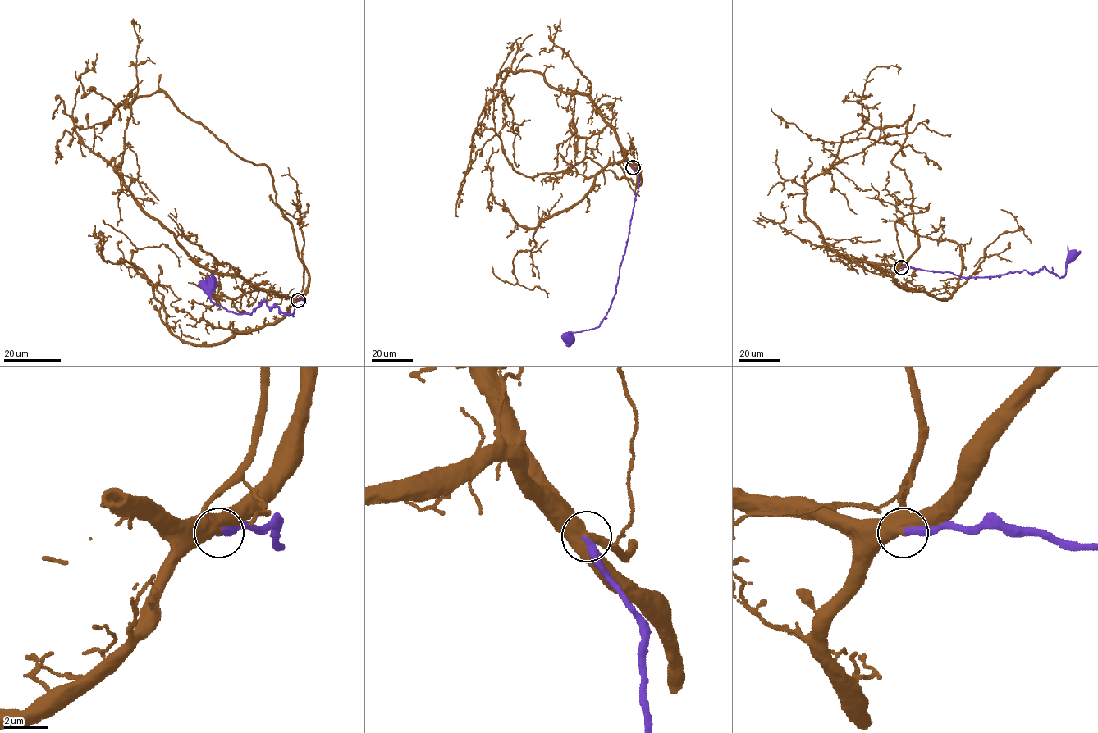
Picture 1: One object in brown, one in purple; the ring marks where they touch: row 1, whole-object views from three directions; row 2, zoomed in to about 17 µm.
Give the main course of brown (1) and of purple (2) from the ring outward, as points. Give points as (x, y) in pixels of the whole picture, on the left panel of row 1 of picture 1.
1: (298, 300), (308, 270), (269, 169), (235, 155), (162, 92), (116, 106), (103, 125), (142, 80)
2: (298, 300), (305, 302), (293, 314), (263, 299), (250, 314), (227, 311), (211, 300), (211, 283)

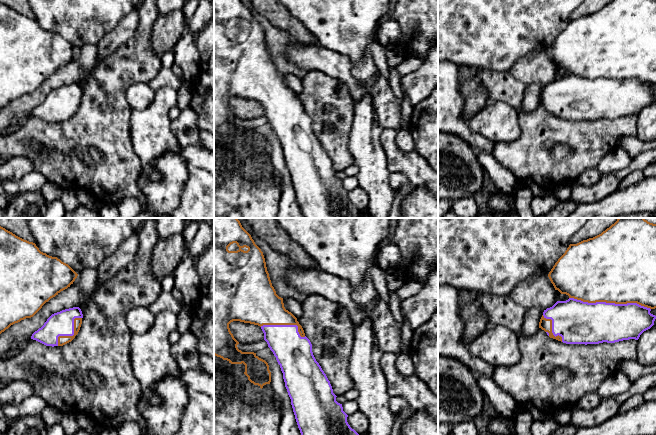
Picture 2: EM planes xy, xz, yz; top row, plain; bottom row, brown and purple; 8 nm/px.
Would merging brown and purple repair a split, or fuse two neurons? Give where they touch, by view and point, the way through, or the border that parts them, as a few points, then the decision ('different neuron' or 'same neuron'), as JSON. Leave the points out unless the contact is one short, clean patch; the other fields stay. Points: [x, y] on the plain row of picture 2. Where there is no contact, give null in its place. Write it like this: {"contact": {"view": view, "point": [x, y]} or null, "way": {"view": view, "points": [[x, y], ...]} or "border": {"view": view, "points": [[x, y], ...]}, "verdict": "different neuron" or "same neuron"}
{"contact": {"view": "yz", "point": [610, 78]}, "verdict": "same neuron"}

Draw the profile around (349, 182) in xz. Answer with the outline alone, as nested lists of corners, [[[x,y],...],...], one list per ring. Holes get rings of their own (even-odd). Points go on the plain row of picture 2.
[[[346,176],[343,180],[343,187],[347,190],[353,190],[355,189],[357,186],[359,186],[358,180],[355,176]]]

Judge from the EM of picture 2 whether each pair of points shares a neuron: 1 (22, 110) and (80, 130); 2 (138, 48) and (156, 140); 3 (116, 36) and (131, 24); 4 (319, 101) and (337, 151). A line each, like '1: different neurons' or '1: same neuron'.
1: different neurons
2: different neurons
3: same neuron
4: same neuron

